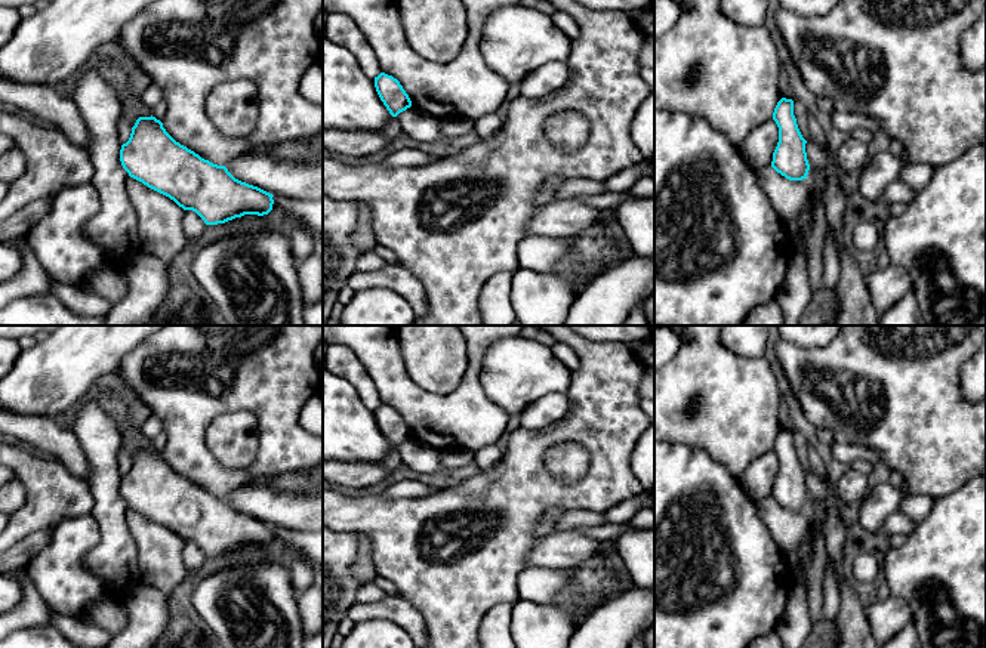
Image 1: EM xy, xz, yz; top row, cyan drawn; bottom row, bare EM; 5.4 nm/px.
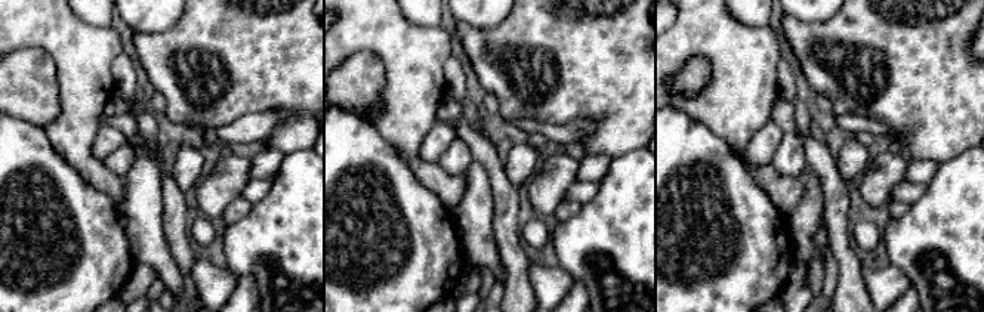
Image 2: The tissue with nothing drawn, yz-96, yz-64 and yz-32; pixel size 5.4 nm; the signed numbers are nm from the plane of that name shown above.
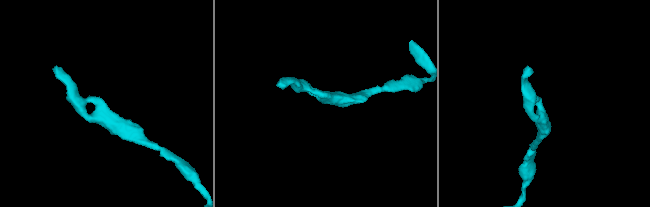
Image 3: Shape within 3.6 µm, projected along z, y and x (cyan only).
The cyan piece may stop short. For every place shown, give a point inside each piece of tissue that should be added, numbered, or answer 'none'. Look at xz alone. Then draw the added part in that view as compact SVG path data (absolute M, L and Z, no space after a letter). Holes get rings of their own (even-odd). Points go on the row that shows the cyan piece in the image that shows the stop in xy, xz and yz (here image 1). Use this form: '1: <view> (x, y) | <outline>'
none

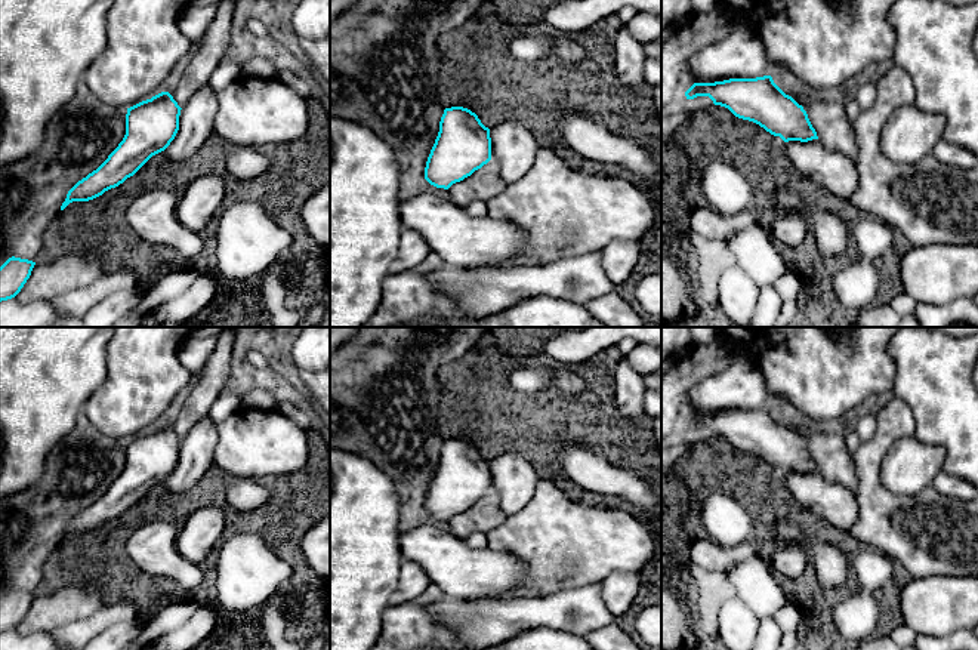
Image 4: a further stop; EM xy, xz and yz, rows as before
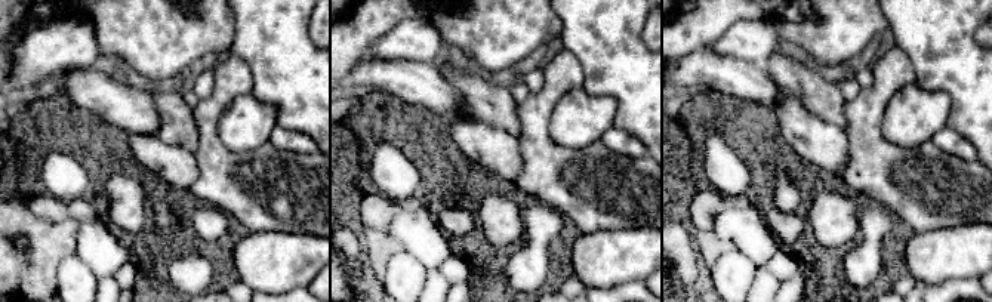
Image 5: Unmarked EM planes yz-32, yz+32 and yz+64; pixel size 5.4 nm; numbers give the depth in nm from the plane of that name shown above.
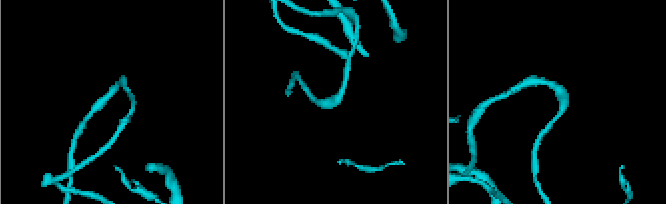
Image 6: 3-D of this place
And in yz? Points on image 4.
none

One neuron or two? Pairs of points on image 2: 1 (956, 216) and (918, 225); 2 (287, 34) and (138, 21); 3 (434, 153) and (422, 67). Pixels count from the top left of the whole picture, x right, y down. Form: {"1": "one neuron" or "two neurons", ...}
{"1": "one neuron", "2": "two neurons", "3": "two neurons"}

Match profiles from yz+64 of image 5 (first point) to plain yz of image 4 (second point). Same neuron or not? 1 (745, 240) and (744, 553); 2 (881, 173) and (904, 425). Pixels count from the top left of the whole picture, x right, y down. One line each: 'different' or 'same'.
1: different
2: same

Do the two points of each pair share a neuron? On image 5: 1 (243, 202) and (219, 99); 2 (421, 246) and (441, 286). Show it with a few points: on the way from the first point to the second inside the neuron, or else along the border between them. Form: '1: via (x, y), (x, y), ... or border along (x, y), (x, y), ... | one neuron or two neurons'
1: via (225, 176), (209, 148), (209, 125) | one neuron
2: via (431, 256), (433, 276) | one neuron

